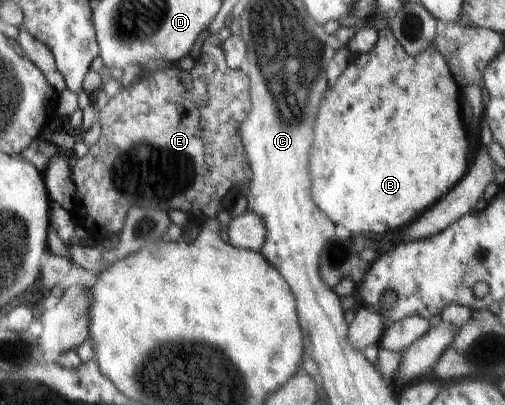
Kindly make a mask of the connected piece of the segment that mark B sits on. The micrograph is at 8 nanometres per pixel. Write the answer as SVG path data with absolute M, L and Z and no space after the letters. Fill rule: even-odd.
M387 25L386 28L378 30L378 44L374 50L366 54L355 55L356 60L352 60L346 70L340 74L336 80L334 88L326 88L326 100L322 100L320 112L314 120L314 140L310 146L310 178L312 178L312 200L326 216L336 225L342 224L352 234L360 235L370 232L370 234L385 235L390 228L402 230L411 222L414 222L428 208L434 206L453 186L456 186L466 174L470 167L471 142L468 142L467 127L463 121L463 112L461 106L460 89L446 64L442 54L430 45L424 52L418 56L408 56L406 51L398 44L394 38L392 30Z

